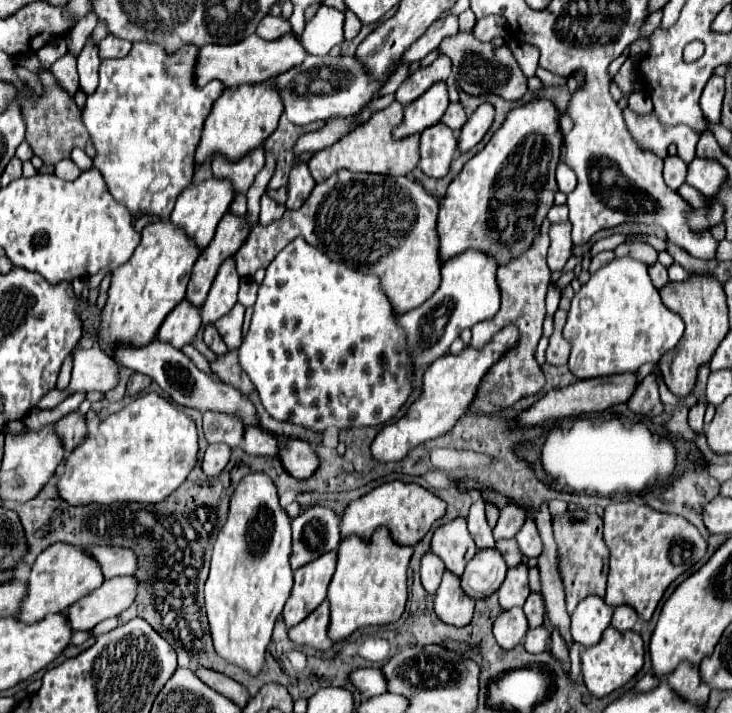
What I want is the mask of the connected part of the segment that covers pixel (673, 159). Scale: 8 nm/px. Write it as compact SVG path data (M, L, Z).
M666 156L664 158L664 180L668 188L676 190L686 180L686 162L680 156Z

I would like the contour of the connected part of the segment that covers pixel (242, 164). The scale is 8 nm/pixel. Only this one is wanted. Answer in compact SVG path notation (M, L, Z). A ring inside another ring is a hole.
M262 146L246 154L238 162L230 162L224 156L214 156L212 172L218 180L228 180L236 194L246 194L252 186L258 172L264 168L264 150Z

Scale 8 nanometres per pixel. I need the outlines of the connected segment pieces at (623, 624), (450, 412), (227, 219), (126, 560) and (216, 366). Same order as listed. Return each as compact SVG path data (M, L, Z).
M624 604L618 606L618 608L614 608L612 626L618 628L620 632L624 632L624 630L632 630L634 624L636 624L636 620L638 620L638 614L636 614L632 608L628 608L628 606L624 606Z
M504 328L494 336L490 344L486 344L480 350L474 350L472 346L464 348L460 354L446 354L438 358L422 376L422 394L418 400L414 400L404 414L404 418L384 424L384 428L376 434L370 452L376 462L398 462L404 460L406 454L416 448L422 442L434 440L446 432L452 430L456 420L466 414L466 408L470 406L476 388L482 380L482 376L488 372L488 368L498 360L508 348L512 348L518 342L518 330L516 328Z
M226 212L226 216L222 216L214 240L200 252L194 268L192 268L192 276L188 282L188 290L186 290L186 300L194 306L202 306L210 286L214 282L214 276L220 268L220 264L238 252L238 248L242 246L242 242L246 240L250 232L250 226L246 224L244 218L238 218L230 212Z
M86 546L88 554L92 554L100 564L104 578L134 574L138 570L138 558L134 550L122 546Z
M236 350L226 352L224 356L218 356L210 366L222 382L238 388L238 392L242 392L242 396L248 396L254 392L254 384L248 380L246 372L242 372L242 368L238 364L238 352Z

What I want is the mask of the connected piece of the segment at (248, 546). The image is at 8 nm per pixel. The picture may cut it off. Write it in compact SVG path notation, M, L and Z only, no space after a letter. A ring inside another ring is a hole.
M266 474L244 476L230 498L228 520L224 528L218 532L204 594L206 594L206 614L210 622L210 634L218 656L222 656L226 662L234 666L240 666L252 676L260 674L260 670L264 668L266 648L272 638L270 630L274 628L294 584L294 572L288 562L292 545L291 537L291 519L278 504L276 486L270 480L270 476Z

